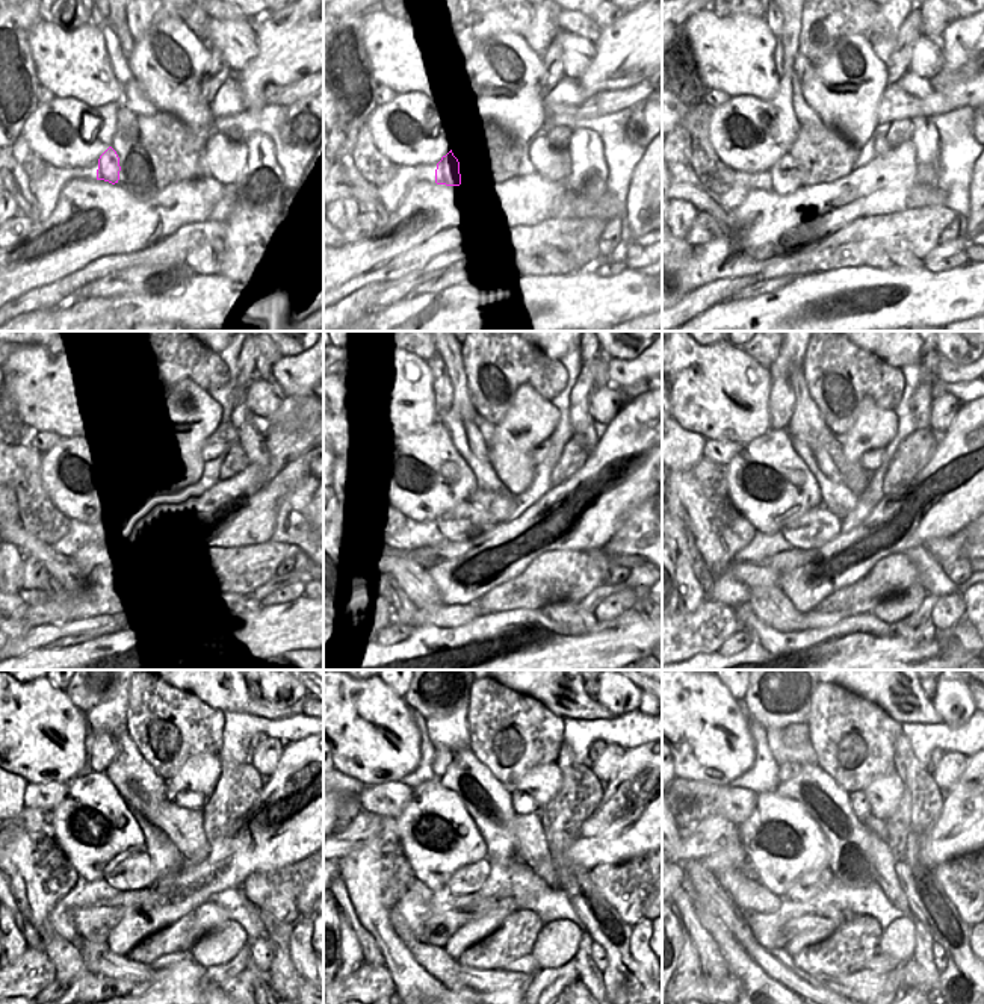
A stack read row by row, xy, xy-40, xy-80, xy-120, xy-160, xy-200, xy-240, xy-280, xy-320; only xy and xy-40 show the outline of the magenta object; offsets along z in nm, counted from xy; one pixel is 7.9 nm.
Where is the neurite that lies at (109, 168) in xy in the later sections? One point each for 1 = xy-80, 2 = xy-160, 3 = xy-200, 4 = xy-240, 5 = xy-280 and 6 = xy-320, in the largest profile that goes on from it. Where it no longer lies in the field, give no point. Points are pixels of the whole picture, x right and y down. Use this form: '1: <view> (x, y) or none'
1: xy-80 (788, 176)
2: xy-160 (464, 522)
3: xy-200 (816, 526)
4: xy-240 (138, 871)
5: xy-280 (469, 879)
6: xy-320 (807, 886)

